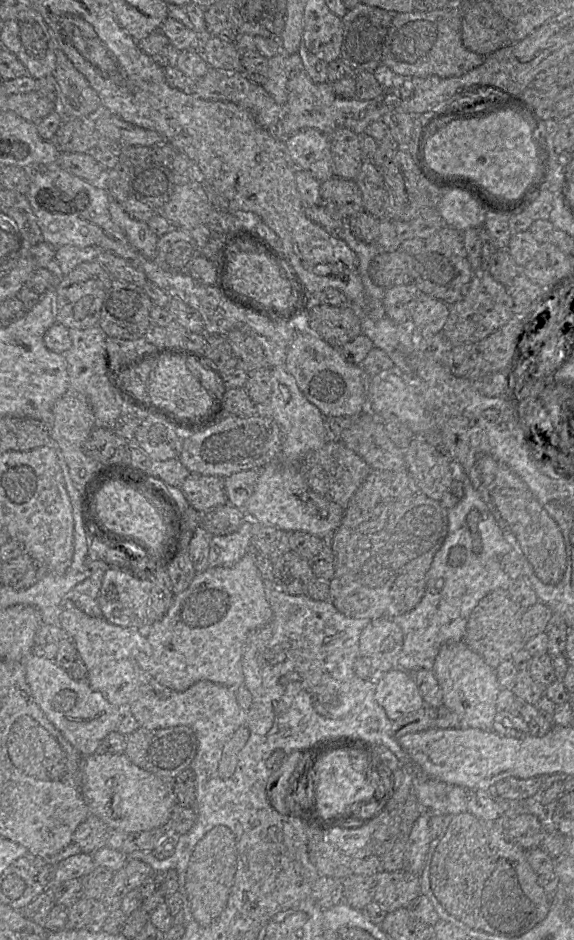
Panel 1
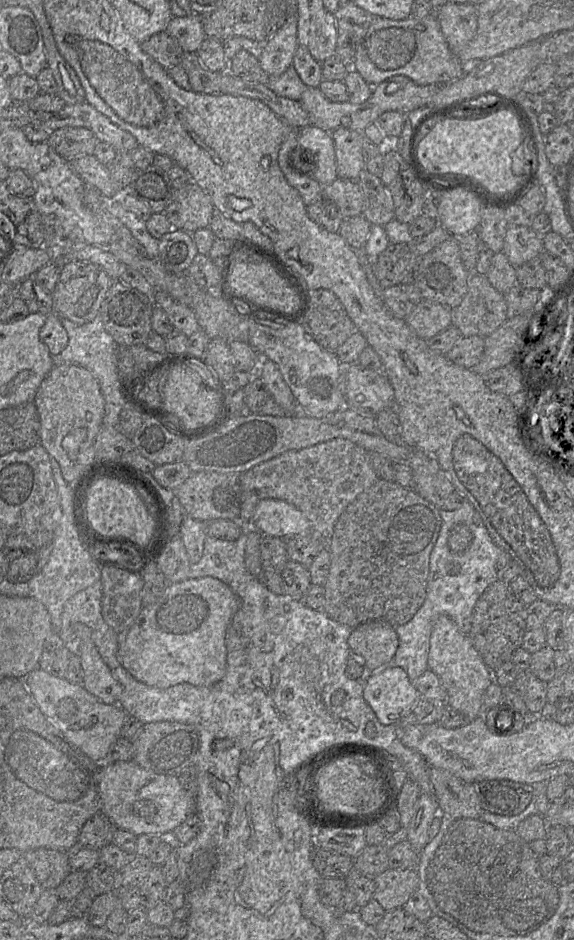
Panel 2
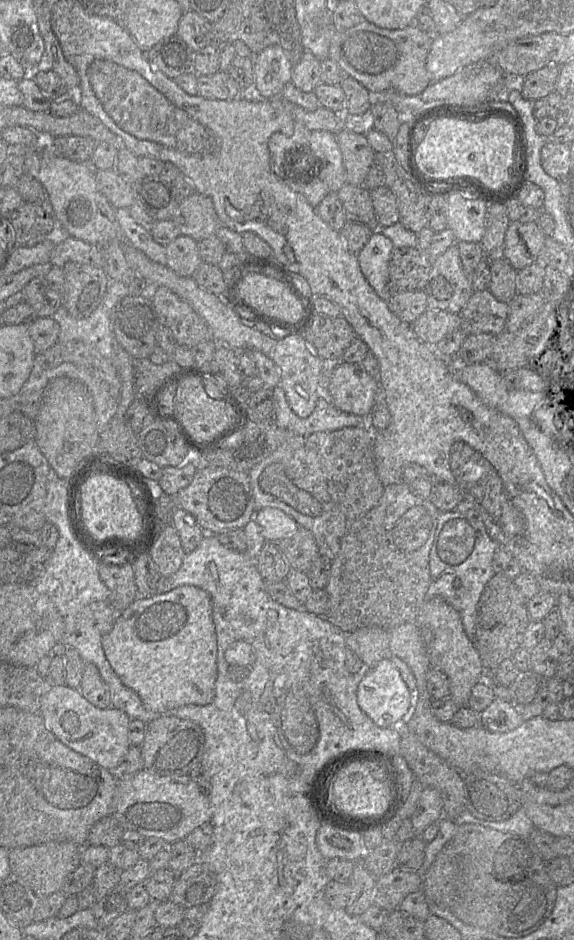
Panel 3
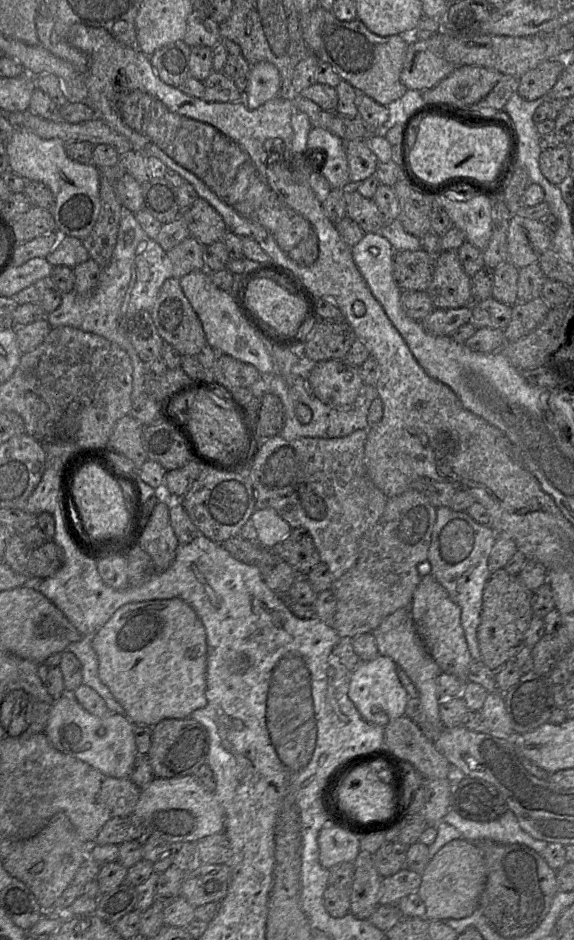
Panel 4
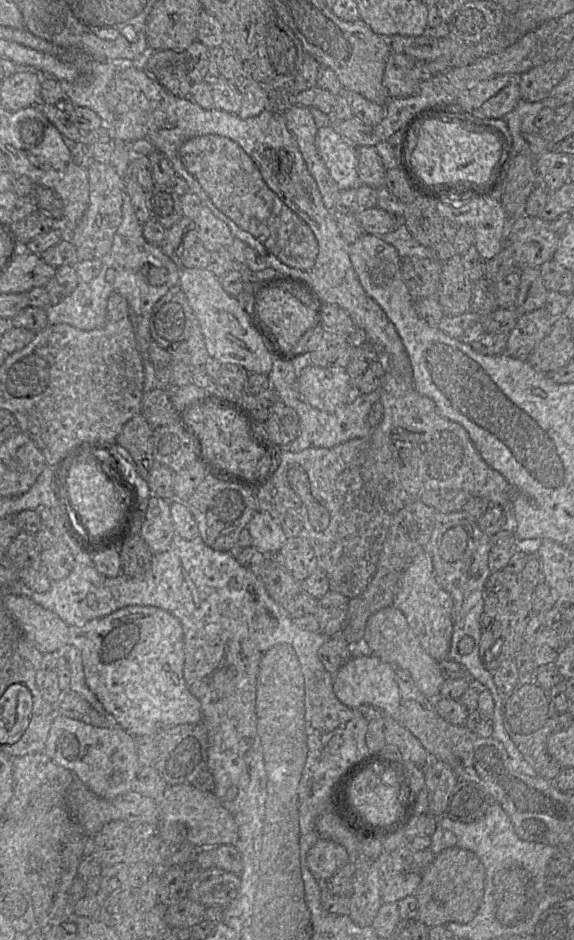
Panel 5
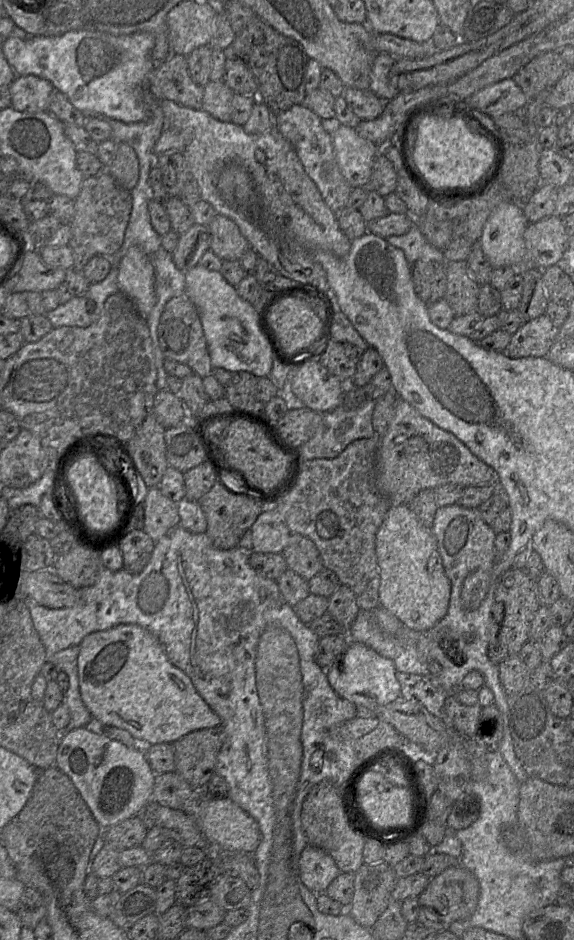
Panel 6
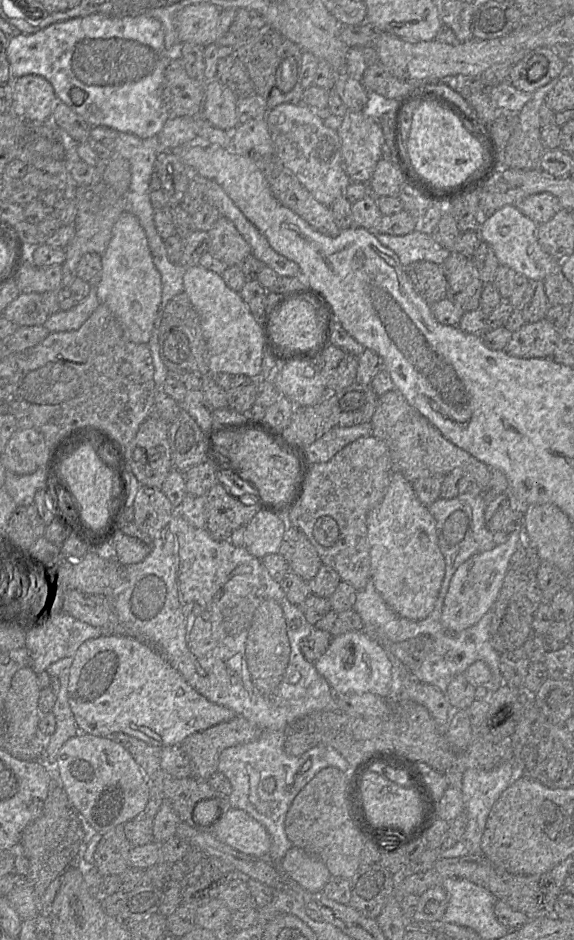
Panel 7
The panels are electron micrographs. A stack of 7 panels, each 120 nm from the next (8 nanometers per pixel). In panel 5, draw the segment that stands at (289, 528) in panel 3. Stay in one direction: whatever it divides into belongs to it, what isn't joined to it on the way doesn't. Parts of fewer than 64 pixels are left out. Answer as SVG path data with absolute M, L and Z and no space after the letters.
M257 511L247 528L252 546L264 552L277 553L288 538L280 524L267 511Z

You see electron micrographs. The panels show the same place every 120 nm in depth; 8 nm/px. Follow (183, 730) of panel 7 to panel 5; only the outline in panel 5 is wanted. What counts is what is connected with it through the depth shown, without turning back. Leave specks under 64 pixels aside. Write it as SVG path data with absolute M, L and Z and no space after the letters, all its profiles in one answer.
M4 594L4 605L27 640L43 654L56 653L65 645L80 650L87 686L105 711L131 735L155 735L164 728L202 721L201 703L190 692L184 678L183 628L170 612L154 606L131 605L90 620L83 626L72 626L26 596Z

